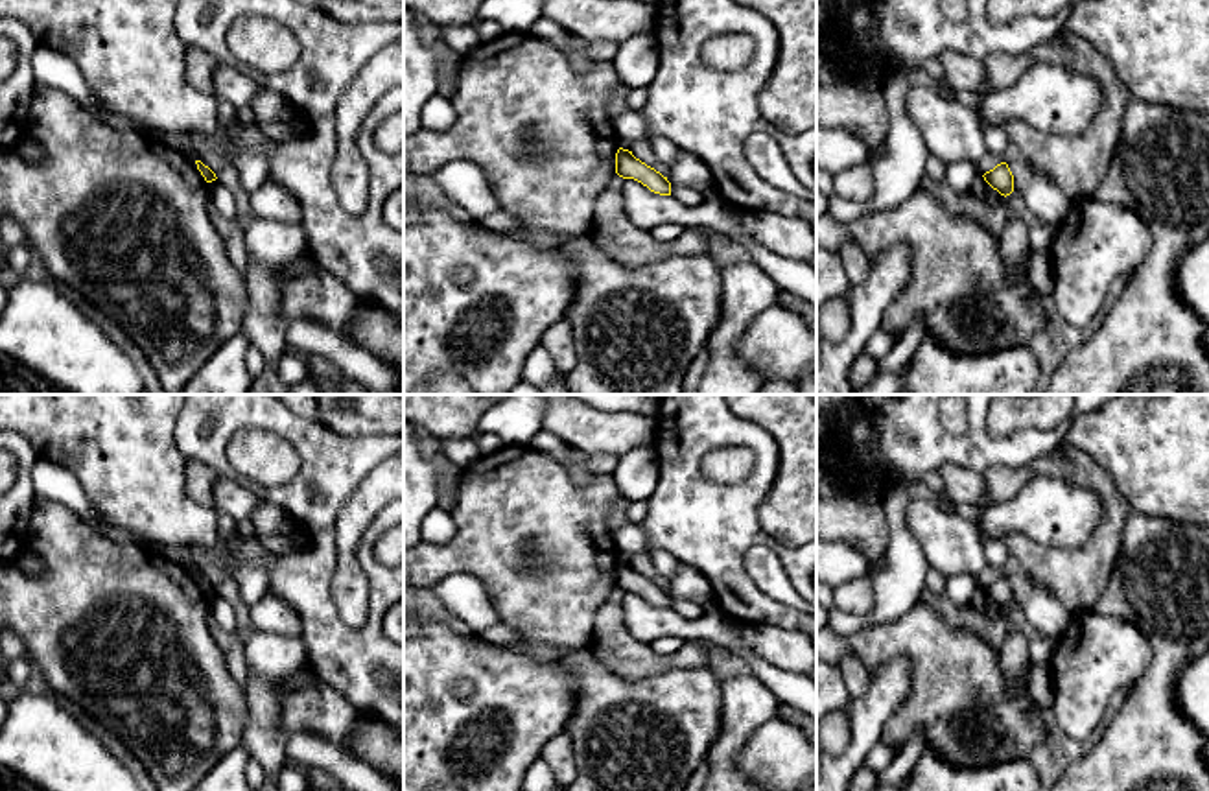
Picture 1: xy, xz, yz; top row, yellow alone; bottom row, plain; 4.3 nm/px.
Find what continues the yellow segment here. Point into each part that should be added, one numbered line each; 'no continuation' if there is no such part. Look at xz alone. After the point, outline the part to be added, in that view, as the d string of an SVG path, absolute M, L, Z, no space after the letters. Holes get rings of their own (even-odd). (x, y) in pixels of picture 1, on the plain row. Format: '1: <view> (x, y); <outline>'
no continuation

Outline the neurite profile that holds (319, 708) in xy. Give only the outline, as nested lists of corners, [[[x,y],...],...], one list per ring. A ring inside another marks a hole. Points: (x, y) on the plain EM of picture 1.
[[[313,673],[282,704],[282,726],[288,736],[311,732],[346,752],[352,752],[350,743],[359,726],[359,715],[339,690]]]

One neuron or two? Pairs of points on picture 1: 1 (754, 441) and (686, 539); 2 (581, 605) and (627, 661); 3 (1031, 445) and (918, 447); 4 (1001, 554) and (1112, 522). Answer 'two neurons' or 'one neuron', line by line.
1: one neuron
2: two neurons
3: one neuron
4: two neurons

